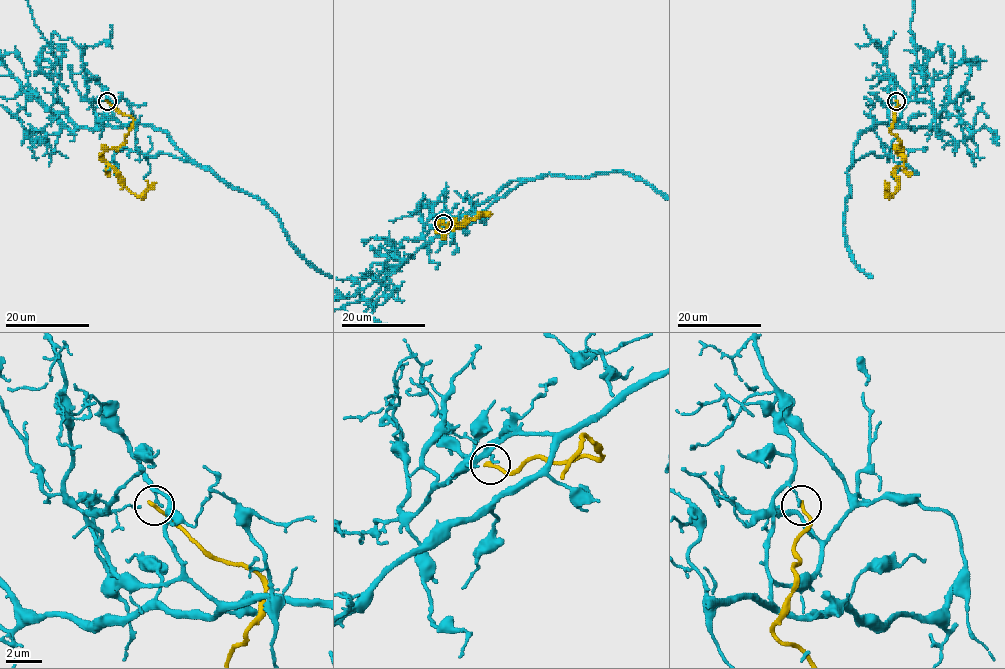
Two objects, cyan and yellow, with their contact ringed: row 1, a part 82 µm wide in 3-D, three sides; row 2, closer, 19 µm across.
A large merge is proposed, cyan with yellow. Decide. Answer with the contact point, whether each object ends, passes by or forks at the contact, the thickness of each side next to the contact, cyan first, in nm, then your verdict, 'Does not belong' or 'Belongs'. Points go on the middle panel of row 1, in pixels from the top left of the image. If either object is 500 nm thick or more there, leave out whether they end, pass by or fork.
Place: (443, 223). At the ring cyan ends. At the ring yellow ends. Thickness 150 nm (cyan) against 240 nm. Does not belong

